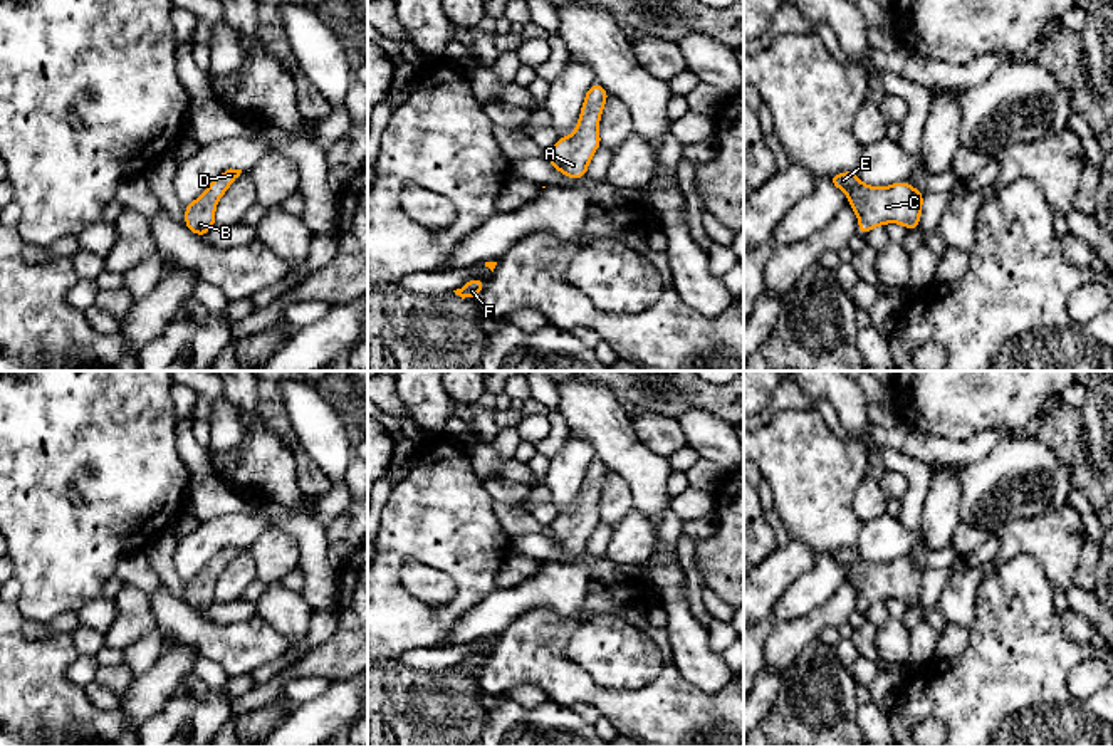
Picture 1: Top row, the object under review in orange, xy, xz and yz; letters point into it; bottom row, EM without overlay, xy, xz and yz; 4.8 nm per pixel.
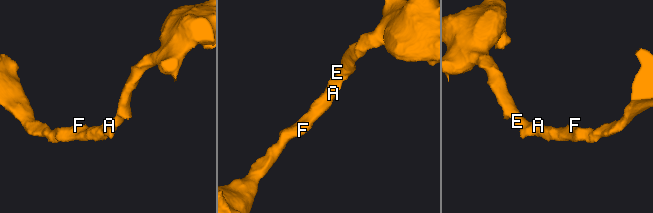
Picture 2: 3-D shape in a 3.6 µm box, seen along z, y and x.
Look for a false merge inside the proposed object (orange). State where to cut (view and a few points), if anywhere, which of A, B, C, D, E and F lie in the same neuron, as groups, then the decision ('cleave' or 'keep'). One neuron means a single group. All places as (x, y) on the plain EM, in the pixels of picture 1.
cut none; groups A B C D E F; keep

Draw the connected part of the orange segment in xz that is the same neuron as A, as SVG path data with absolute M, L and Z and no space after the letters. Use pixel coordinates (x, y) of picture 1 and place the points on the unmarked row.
M594 458L584 473L576 509L559 514L546 530L549 541L557 544L564 552L581 556L586 552L588 541L594 527L601 522L599 494L609 468Z

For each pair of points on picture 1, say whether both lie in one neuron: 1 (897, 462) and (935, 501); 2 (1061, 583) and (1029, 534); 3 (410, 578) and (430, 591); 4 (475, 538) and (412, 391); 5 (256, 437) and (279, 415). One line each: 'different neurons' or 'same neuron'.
1: different neurons
2: same neuron
3: same neuron
4: different neurons
5: different neurons

